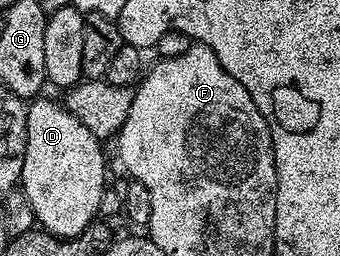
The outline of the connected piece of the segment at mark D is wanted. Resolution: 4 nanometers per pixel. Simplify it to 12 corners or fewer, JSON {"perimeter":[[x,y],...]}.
{"perimeter":[[65,105],[26,108],[20,189],[74,239],[108,189],[103,144]]}

